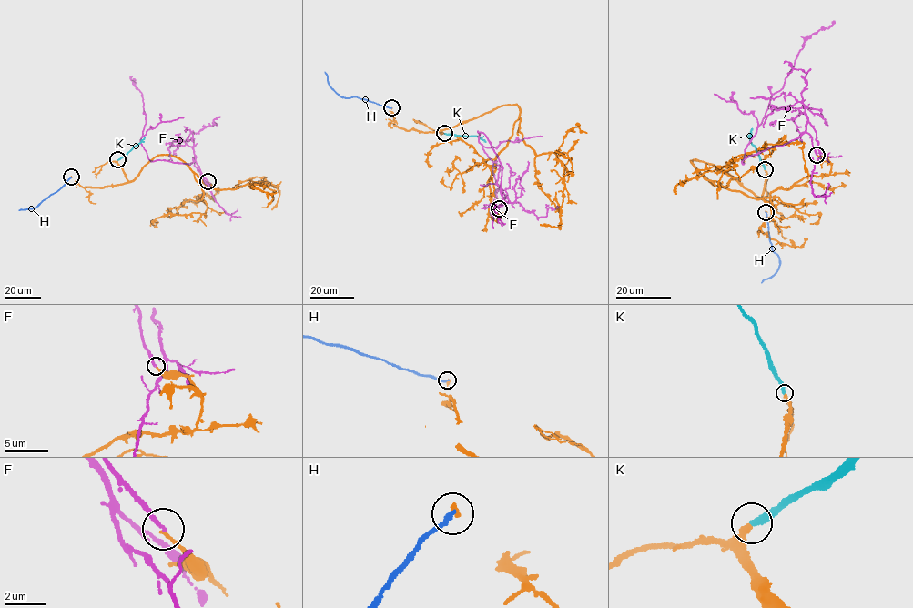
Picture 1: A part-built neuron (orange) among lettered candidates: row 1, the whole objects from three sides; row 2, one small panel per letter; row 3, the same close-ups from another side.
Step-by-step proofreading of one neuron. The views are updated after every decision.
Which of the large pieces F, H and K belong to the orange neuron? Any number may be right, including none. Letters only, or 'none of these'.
K

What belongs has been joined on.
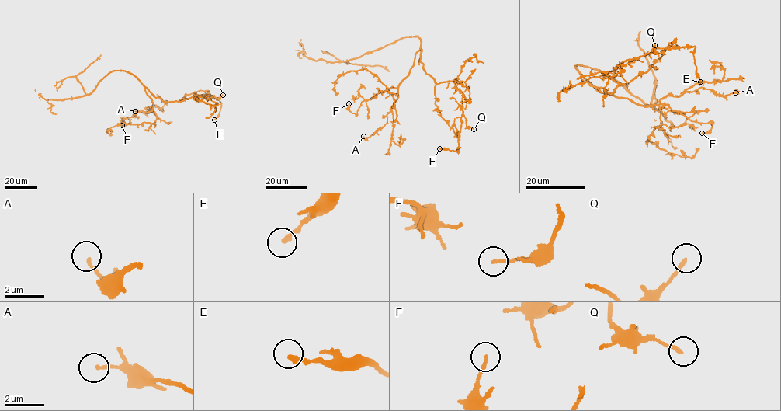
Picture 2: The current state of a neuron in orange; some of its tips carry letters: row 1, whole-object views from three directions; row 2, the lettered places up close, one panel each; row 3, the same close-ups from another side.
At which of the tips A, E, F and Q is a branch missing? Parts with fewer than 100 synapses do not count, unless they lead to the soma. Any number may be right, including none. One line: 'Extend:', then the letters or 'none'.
Extend: none

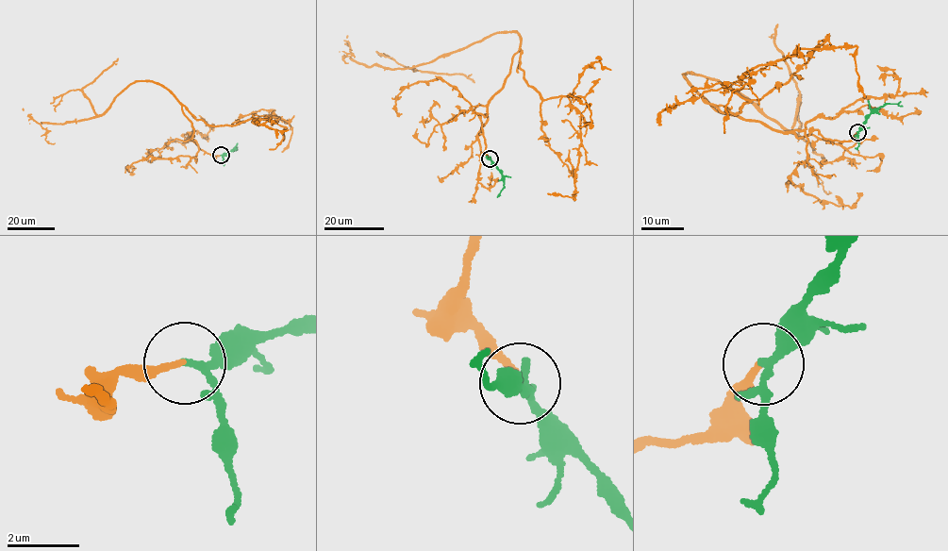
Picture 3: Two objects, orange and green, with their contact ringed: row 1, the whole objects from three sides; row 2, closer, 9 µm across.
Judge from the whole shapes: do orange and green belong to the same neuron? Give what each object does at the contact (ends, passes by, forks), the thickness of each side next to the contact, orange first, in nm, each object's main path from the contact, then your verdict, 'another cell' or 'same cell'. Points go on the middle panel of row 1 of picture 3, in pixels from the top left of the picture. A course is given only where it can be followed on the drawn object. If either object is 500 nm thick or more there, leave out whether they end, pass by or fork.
orange ends; green passes by; calibres 180 and 170 nm; course orange (490, 158), (474, 110), (502, 88), (517, 32), (411, 67), (366, 67), (350, 50), (348, 62); course green (490, 158), (500, 173), (504, 183), (497, 197); same cell

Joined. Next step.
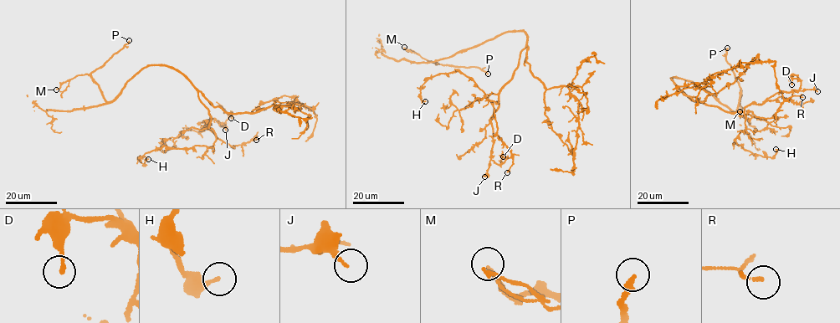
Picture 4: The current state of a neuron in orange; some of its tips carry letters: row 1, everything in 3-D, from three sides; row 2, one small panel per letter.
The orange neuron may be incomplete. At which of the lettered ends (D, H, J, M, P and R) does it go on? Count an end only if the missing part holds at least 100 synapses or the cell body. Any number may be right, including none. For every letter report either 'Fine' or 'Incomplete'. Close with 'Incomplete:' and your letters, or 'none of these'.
D: Fine
H: Fine
J: Fine
M: Fine
P: Incomplete
R: Fine
Incomplete: P

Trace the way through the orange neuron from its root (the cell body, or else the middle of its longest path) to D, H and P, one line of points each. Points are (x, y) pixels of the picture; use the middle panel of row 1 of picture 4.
D: (527, 40), (490, 120), (491, 158), (500, 165), (503, 156)
H: (527, 40), (513, 79), (501, 89), (497, 103), (458, 70), (428, 78), (420, 89), (420, 98), (425, 101)
P: (527, 40), (524, 32), (503, 33), (436, 60), (437, 64), (478, 67), (488, 74)

